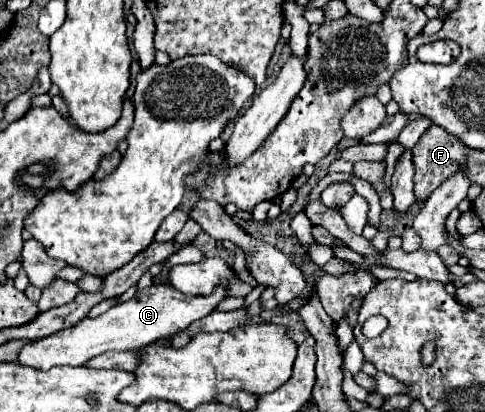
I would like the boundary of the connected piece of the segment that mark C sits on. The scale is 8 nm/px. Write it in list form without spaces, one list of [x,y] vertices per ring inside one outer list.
[[[224,283],[220,287],[216,287],[216,291],[208,297],[192,297],[192,295],[184,295],[168,285],[158,285],[158,287],[152,285],[144,291],[138,291],[130,301],[110,307],[106,313],[102,313],[96,319],[84,317],[74,327],[62,329],[62,331],[52,333],[44,339],[24,345],[18,353],[18,363],[48,371],[52,367],[62,367],[62,365],[72,365],[72,367],[84,365],[88,359],[102,355],[106,351],[140,349],[144,345],[154,343],[160,337],[170,337],[170,335],[186,329],[192,321],[198,321],[204,315],[208,315],[224,297],[226,297]]]

